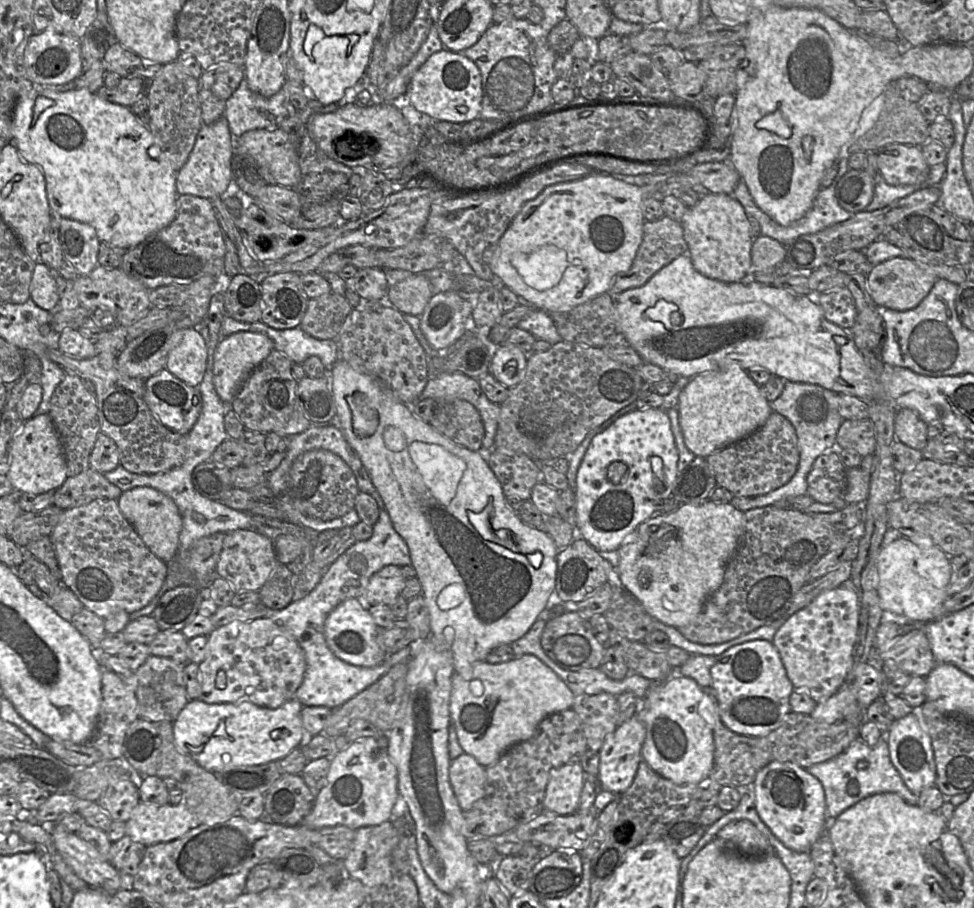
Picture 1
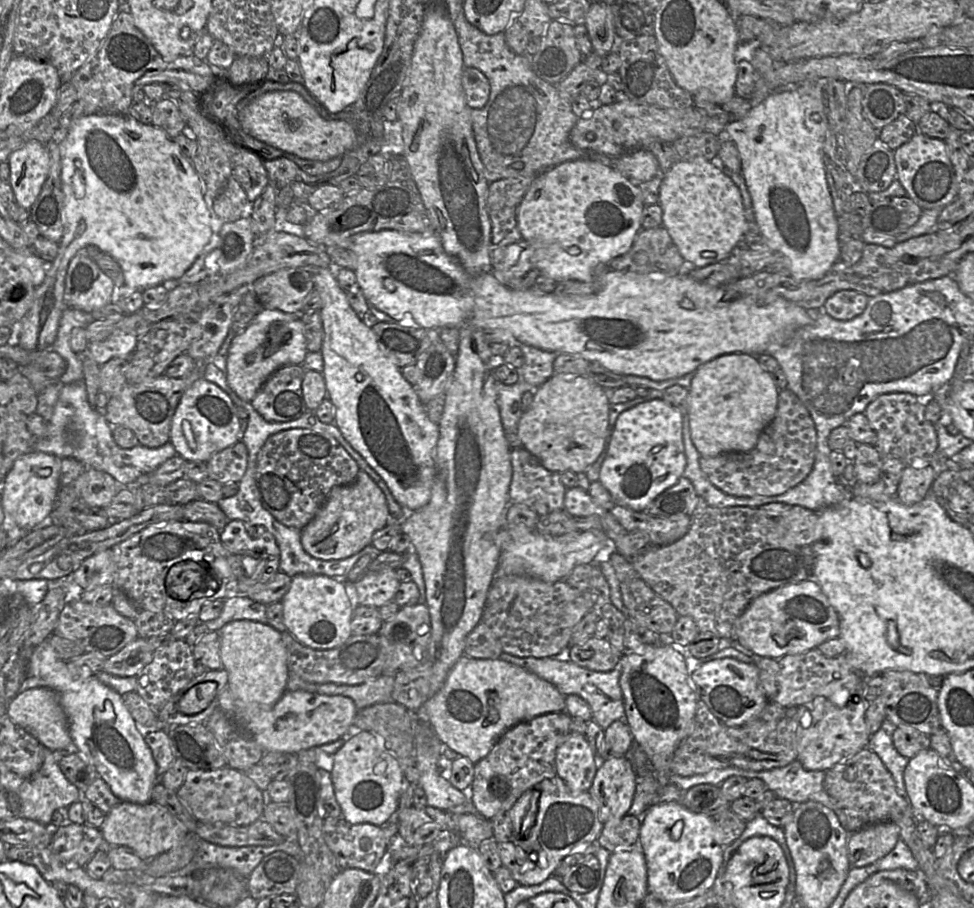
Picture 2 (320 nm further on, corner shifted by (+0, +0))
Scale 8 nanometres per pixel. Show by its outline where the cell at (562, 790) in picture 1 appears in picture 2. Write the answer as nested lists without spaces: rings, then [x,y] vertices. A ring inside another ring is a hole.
[[[571,731],[556,750],[556,775],[571,792],[586,792],[599,767],[585,735]]]

